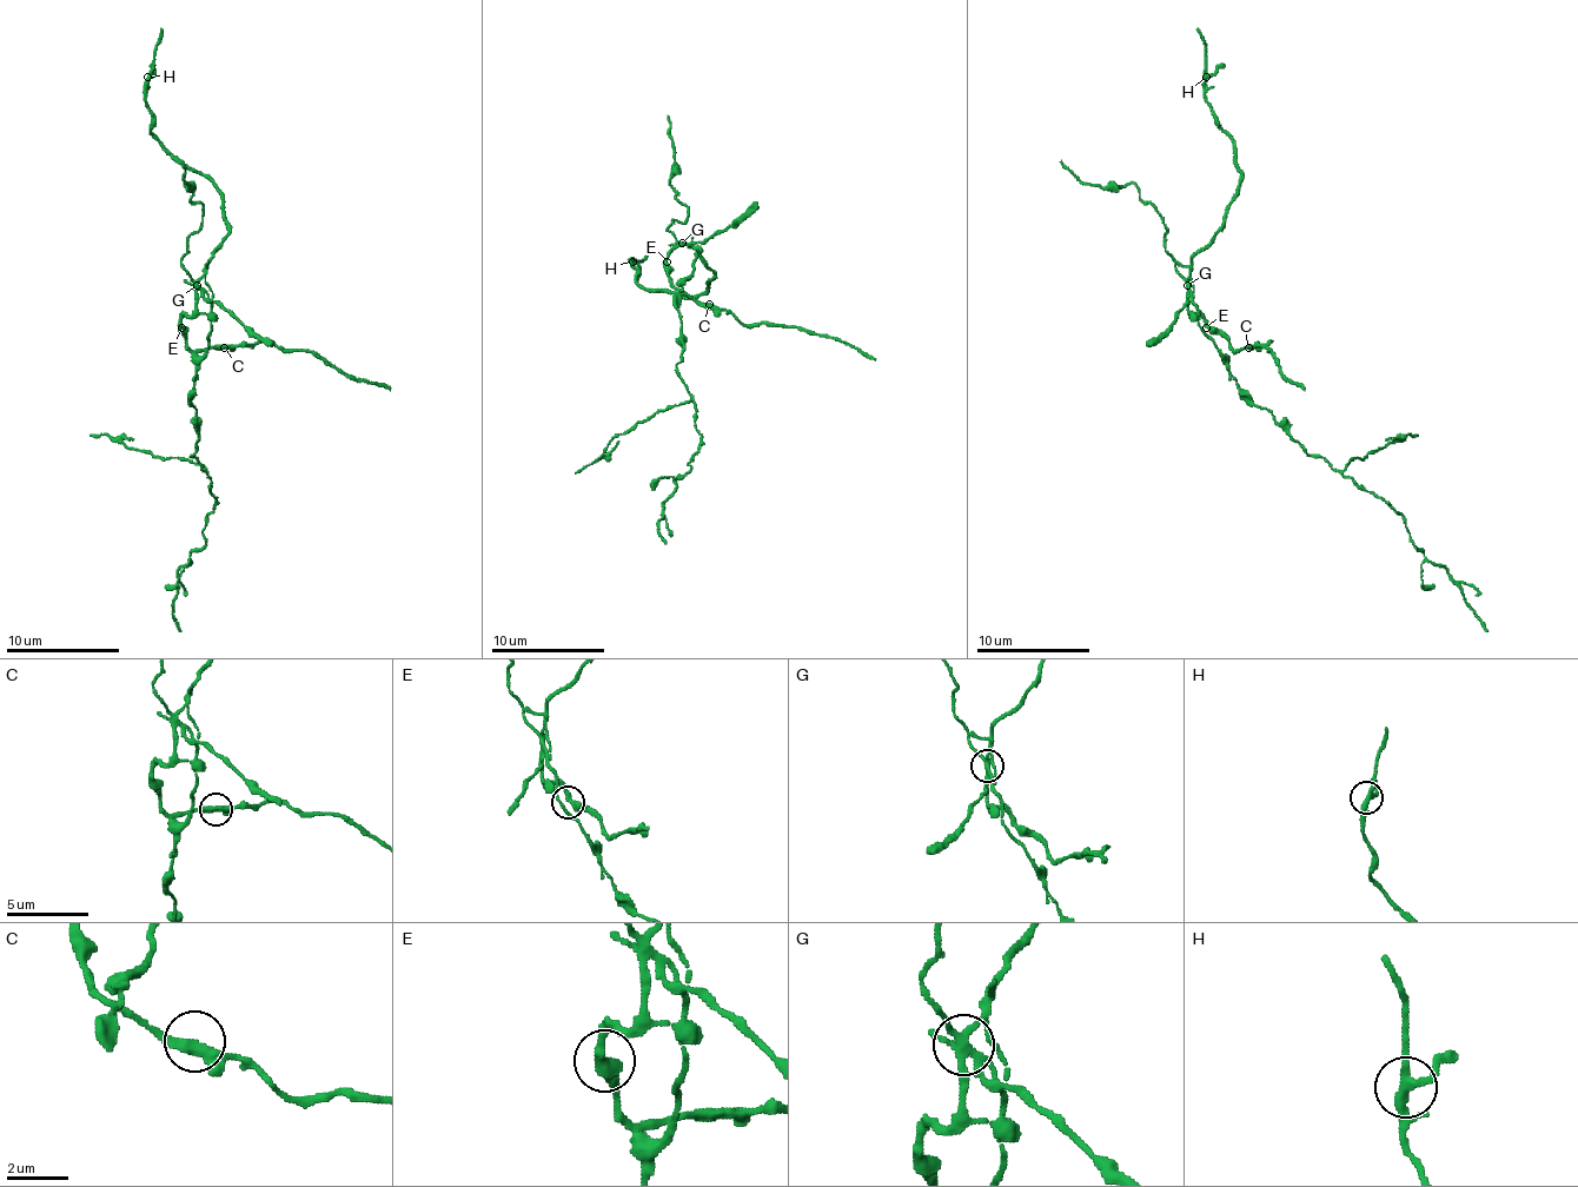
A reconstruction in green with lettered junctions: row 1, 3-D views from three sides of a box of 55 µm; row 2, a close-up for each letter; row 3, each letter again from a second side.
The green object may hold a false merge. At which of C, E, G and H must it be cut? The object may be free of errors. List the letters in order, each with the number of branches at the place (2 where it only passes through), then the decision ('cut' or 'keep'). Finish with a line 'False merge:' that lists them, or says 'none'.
C: branches 3; keep
E: branches 2; keep
G: branches 4; cut
H: branches 4; keep
False merge: G

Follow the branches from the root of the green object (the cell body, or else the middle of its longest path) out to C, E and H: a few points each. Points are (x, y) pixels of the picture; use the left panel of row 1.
C: (201, 362), (190, 352), (224, 347)
E: (201, 362), (190, 352), (181, 327)
H: (201, 362), (210, 330), (204, 265), (227, 233), (224, 201), (150, 131), (147, 77)

